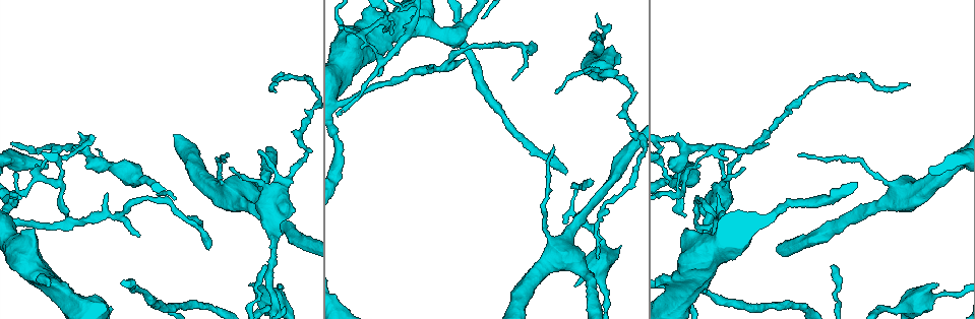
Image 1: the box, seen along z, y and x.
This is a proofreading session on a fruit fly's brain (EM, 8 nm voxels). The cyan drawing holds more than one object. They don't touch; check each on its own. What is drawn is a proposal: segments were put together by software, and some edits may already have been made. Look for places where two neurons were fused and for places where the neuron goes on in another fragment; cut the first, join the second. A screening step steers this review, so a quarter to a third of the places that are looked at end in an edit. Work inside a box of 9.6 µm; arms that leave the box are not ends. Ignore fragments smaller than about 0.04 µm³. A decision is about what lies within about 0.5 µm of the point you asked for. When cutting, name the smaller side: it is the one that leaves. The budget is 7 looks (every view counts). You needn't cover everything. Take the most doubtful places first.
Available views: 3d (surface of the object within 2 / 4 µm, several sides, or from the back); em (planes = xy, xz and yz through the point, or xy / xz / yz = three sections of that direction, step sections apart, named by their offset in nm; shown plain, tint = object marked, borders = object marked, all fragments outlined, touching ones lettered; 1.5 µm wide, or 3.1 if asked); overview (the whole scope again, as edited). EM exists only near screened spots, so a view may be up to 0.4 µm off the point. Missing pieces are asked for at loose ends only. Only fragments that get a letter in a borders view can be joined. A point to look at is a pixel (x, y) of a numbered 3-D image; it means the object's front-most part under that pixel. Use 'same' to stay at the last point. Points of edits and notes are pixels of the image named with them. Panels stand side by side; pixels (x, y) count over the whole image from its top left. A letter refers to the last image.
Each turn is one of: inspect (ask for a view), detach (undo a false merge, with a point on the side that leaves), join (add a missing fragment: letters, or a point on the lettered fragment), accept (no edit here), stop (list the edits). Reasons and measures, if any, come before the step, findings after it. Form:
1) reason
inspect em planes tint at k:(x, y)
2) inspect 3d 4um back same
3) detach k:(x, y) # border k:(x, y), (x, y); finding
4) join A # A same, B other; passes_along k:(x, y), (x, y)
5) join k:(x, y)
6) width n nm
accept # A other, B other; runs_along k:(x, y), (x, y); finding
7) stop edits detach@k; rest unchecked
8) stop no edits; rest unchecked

inspect 3d 2um at 1:(909, 83)

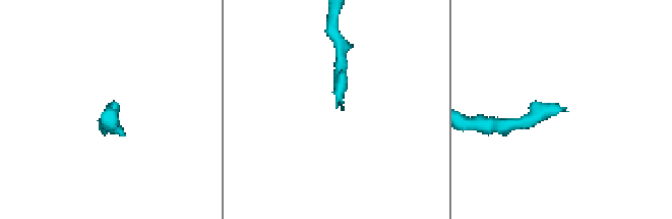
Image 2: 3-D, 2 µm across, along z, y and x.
need the tissue
inspect em planes borders at 2:(341, 110)

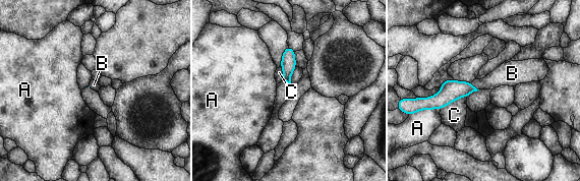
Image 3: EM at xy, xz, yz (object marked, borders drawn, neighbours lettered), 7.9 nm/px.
join B # A other, B same, C other; passes_along 3:(451, 91), (473, 85), (503, 75); the neuron continues

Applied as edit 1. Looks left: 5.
thick end
inspect 3d 4um at 1:(33, 231)

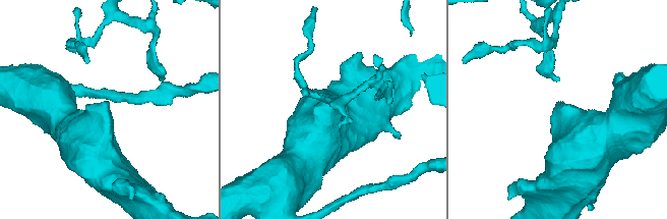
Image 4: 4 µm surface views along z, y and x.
shape alone is not enough
inspect em yz step 4 borders at 4:(107, 103)

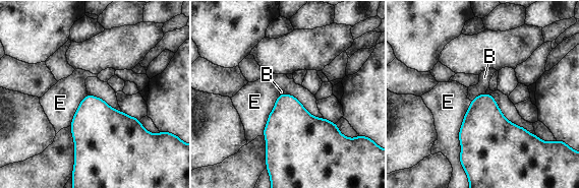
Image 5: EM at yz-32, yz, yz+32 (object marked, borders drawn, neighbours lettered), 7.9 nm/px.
inspect em planes borders same

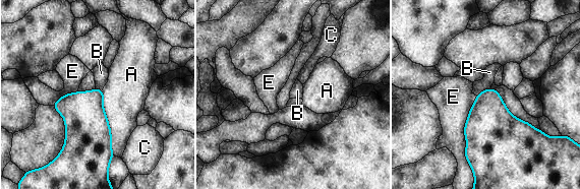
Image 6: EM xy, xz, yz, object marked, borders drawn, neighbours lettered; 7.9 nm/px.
accept # A other, B other, C other, E other; border 6:(490, 86), (482, 89), (476, 96); none of them fits

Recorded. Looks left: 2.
an open end
inspect 3d 2um at 1:(797, 155)

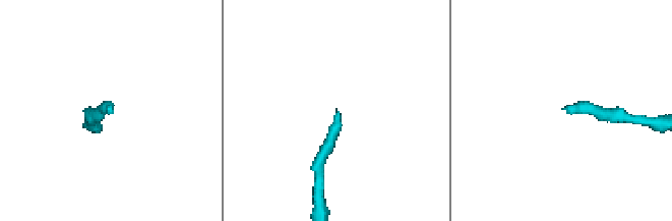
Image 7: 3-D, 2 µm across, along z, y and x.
inspect em planes borders at 7:(567, 112)

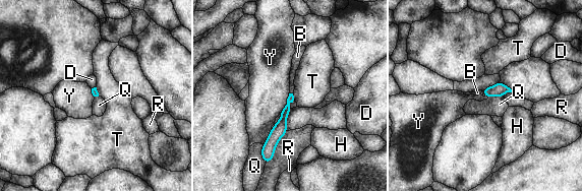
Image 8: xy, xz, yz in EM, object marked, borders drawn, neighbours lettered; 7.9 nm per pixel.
join B # B same, D other, H other, Q other, R other, T other, Y other; passes_along 8:(282, 123), (291, 93), (295, 63); the neuron continues

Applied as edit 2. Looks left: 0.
stop edits join@3, join@8; rest unchecked

